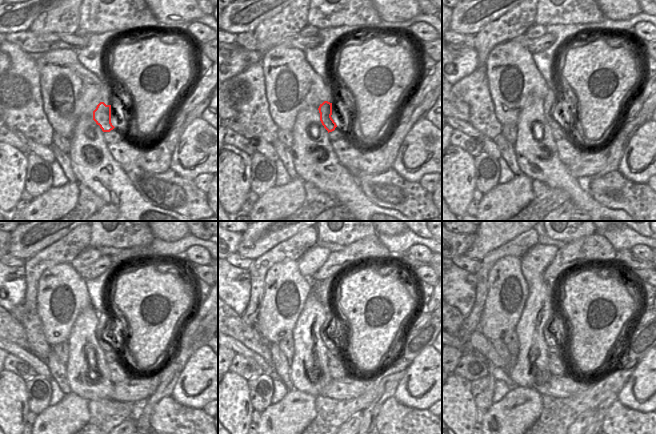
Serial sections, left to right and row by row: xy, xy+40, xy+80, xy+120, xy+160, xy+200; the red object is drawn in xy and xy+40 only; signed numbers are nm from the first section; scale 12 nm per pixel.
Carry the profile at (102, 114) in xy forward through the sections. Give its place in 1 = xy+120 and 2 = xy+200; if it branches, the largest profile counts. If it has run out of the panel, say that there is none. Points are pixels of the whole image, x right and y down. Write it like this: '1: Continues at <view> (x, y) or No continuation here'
1: Continues at xy+120 (106, 345)
2: Continues at xy+200 (550, 337)

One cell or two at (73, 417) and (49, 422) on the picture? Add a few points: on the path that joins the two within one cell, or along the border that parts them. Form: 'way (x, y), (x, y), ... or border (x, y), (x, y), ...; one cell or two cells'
way (67, 417), (60, 422), (55, 422); one cell

